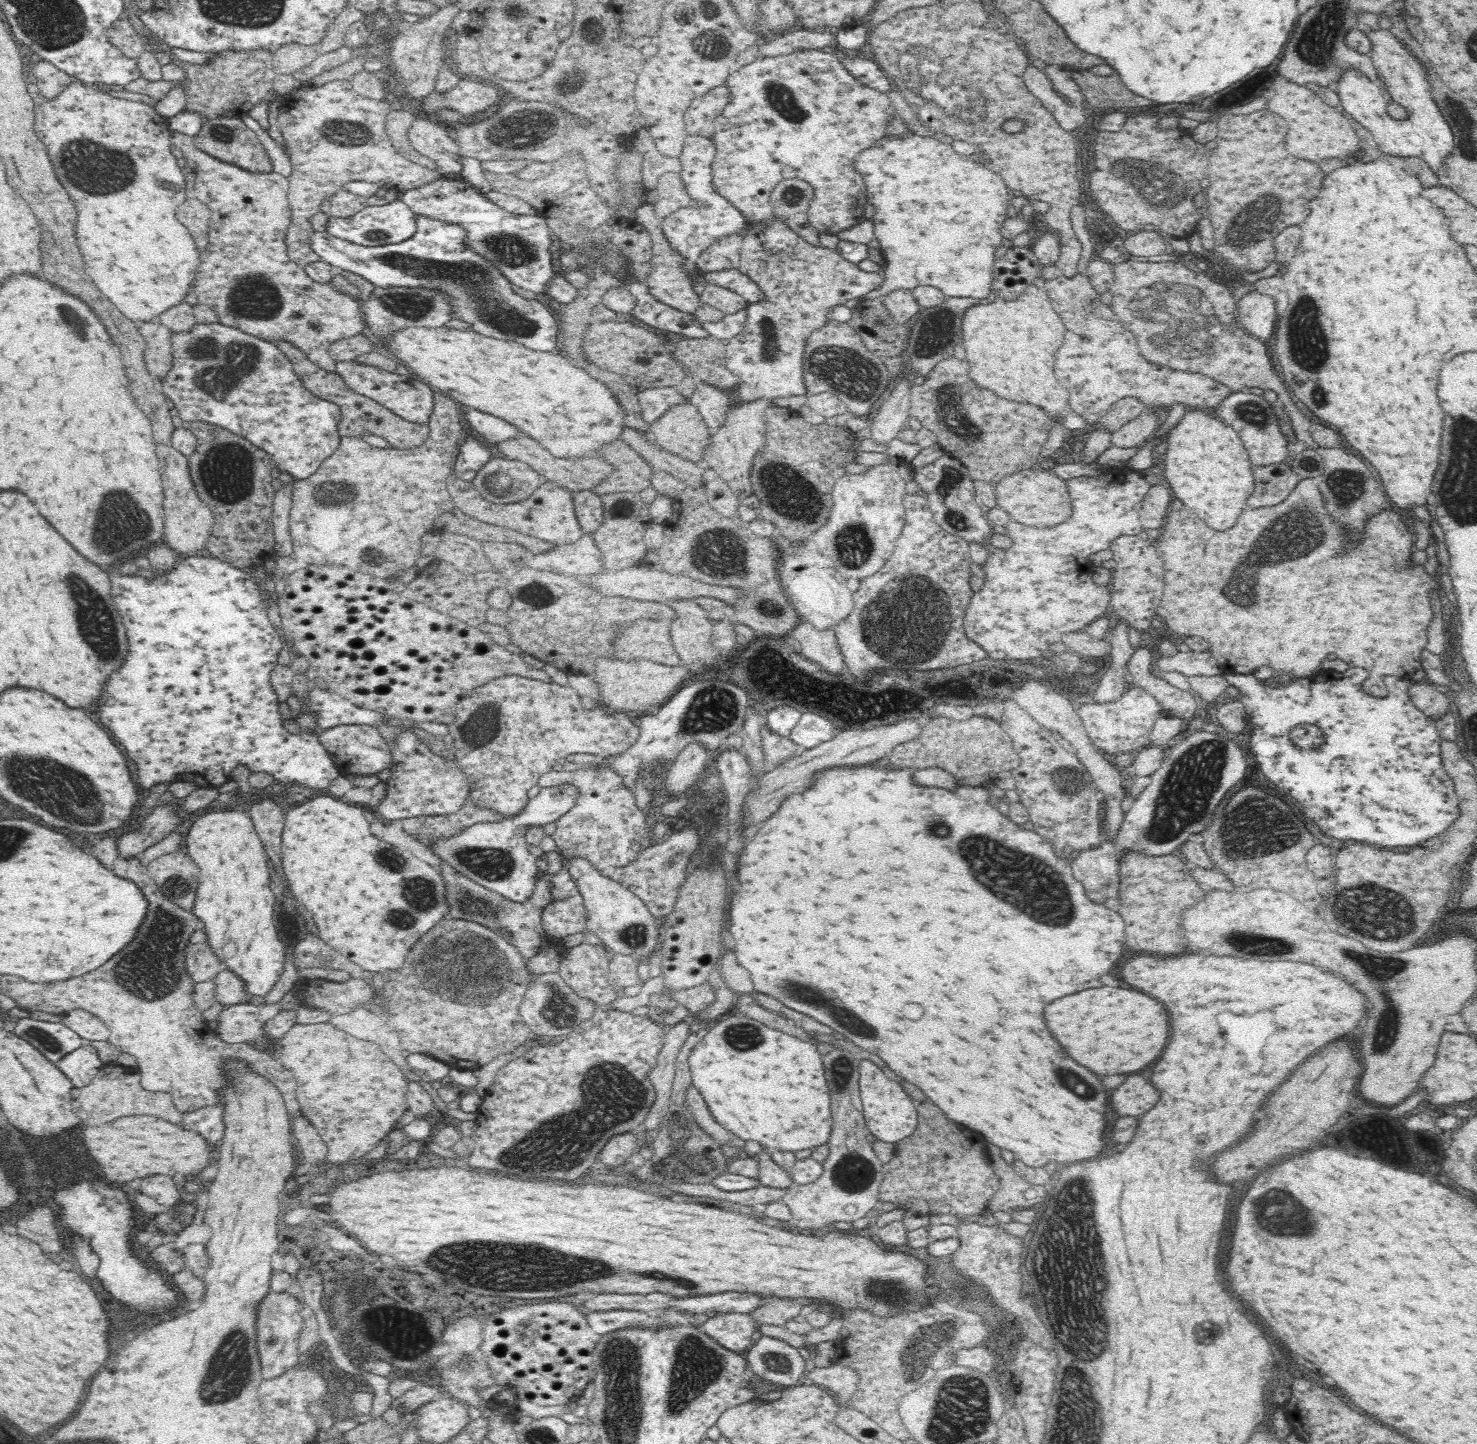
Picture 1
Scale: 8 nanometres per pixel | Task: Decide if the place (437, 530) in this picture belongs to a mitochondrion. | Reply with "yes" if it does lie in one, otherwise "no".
no

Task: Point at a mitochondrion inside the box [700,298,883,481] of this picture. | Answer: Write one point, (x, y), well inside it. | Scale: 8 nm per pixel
(769, 350)

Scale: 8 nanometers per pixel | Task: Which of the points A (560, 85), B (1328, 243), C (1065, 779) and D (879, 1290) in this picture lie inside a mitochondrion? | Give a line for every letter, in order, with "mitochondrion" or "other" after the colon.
A: mitochondrion
B: other
C: mitochondrion
D: mitochondrion

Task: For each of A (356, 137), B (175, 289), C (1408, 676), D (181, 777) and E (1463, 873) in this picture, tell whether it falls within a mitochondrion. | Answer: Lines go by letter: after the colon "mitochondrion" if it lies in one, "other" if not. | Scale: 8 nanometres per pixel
A: mitochondrion
B: other
C: other
D: other
E: other

